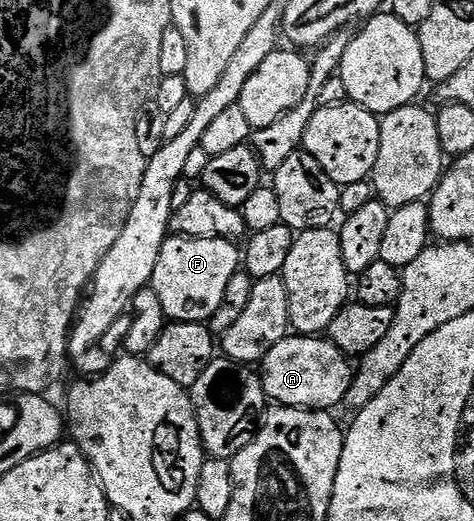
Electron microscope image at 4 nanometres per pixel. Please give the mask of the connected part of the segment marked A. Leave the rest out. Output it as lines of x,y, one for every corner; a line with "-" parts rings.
290,336
279,340
259,363
265,397
279,406
332,411
332,406
344,403
347,388
353,383
355,370
349,362
347,355
325,336

